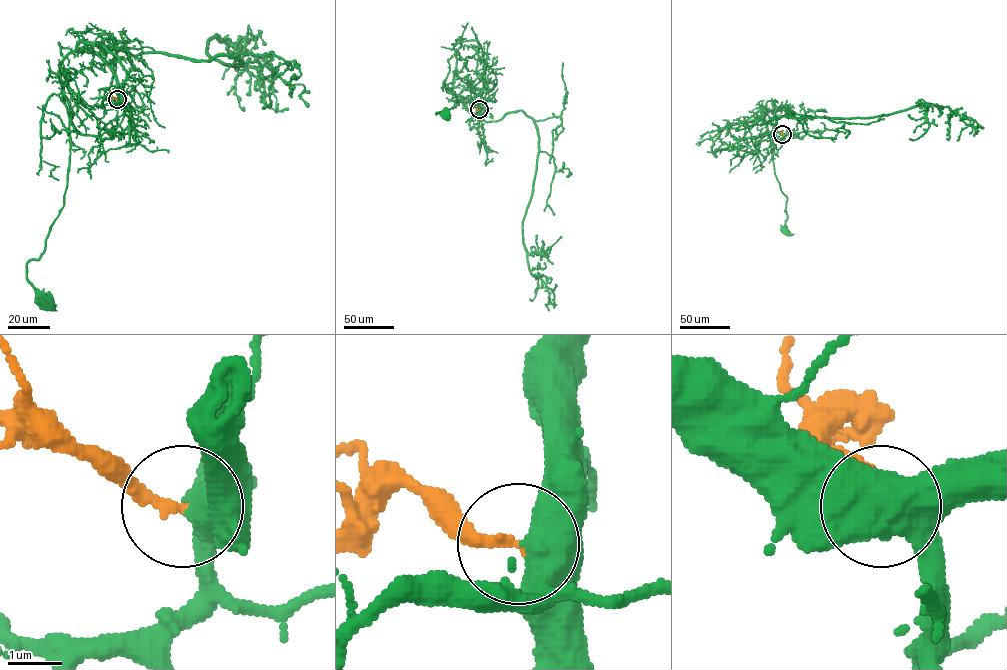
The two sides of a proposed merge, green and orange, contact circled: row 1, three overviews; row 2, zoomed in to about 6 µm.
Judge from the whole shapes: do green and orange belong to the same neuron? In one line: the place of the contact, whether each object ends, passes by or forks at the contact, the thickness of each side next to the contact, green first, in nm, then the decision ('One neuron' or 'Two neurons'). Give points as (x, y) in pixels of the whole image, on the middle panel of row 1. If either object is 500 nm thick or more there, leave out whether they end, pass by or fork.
Place: (479, 109). At the ring green forks. At the ring orange ends. Thickness 460 nm (green) against 220 nm. One neuron

